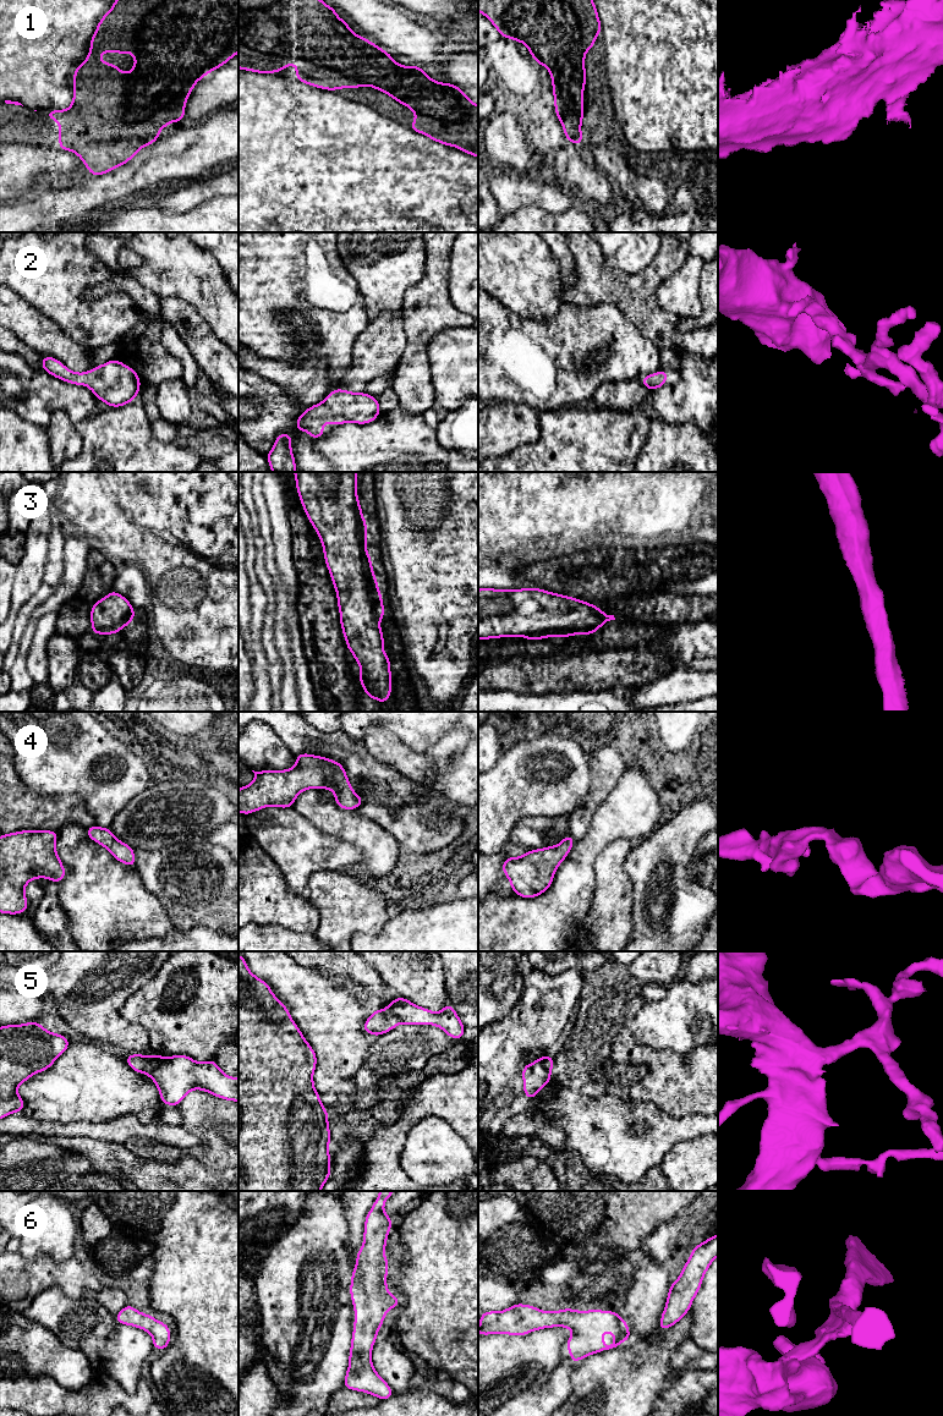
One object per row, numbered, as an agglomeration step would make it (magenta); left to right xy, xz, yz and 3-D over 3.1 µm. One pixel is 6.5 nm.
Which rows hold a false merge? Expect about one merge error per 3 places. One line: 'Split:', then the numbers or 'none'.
Split: 5

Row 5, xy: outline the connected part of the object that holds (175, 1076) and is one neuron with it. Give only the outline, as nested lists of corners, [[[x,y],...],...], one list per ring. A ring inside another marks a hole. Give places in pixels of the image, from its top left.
[[[185,1054],[164,1055],[147,1075],[157,1085],[161,1104],[179,1107],[191,1090],[239,1102],[239,1079],[225,1075],[214,1059],[198,1063]]]

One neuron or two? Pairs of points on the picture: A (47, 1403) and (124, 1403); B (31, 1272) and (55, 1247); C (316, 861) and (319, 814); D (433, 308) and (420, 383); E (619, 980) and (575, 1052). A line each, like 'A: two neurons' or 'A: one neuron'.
A: one neuron
B: two neurons
C: two neurons
D: one neuron
E: one neuron

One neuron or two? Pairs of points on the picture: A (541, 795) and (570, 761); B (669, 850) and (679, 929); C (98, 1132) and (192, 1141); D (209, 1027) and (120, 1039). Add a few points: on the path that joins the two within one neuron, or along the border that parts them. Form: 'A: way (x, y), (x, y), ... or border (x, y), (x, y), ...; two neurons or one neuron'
A: way (544, 786), (562, 769); one neuron
B: way (678, 870), (679, 910); one neuron
C: way (121, 1131), (159, 1131), (169, 1135); one neuron
D: border (125, 1019), (140, 1024), (147, 1031), (153, 1053); two neurons

